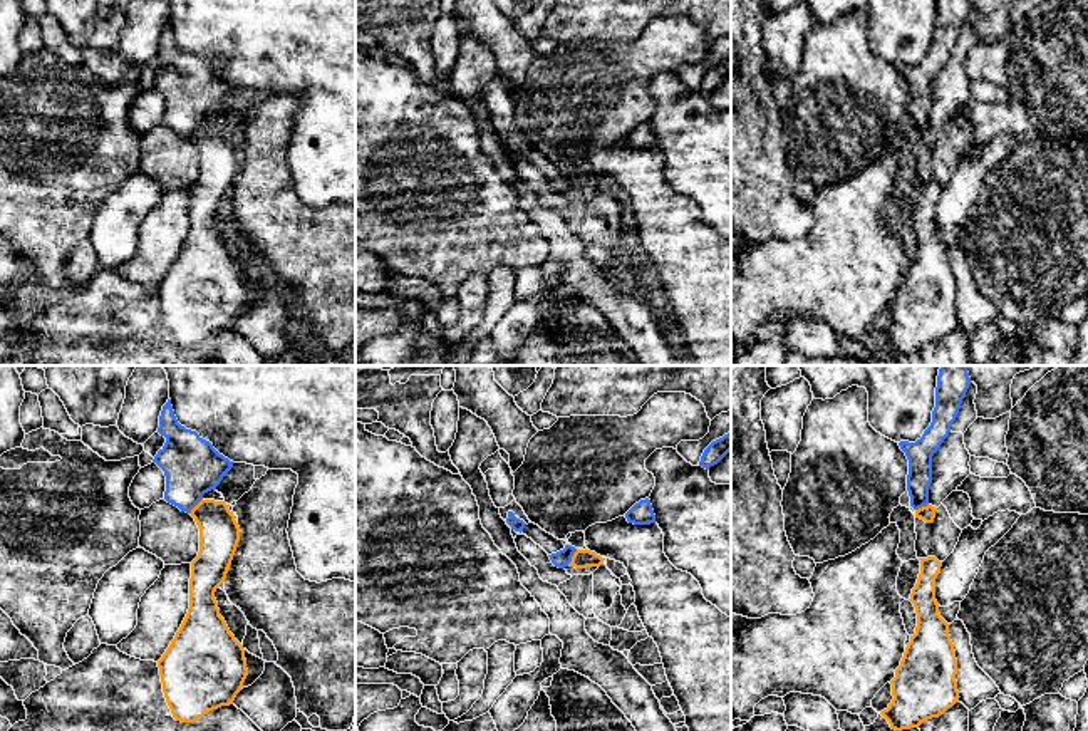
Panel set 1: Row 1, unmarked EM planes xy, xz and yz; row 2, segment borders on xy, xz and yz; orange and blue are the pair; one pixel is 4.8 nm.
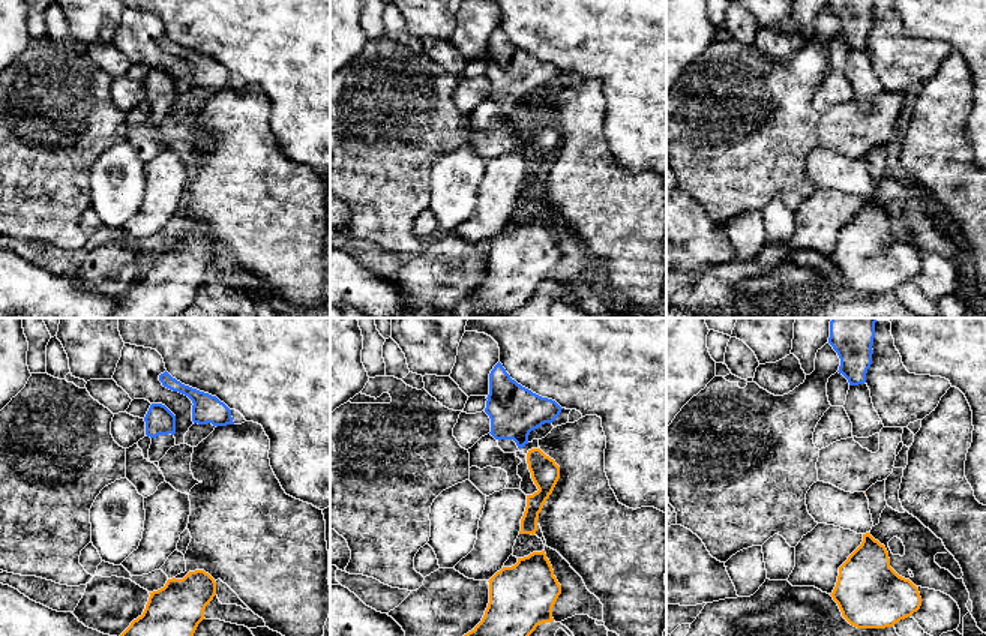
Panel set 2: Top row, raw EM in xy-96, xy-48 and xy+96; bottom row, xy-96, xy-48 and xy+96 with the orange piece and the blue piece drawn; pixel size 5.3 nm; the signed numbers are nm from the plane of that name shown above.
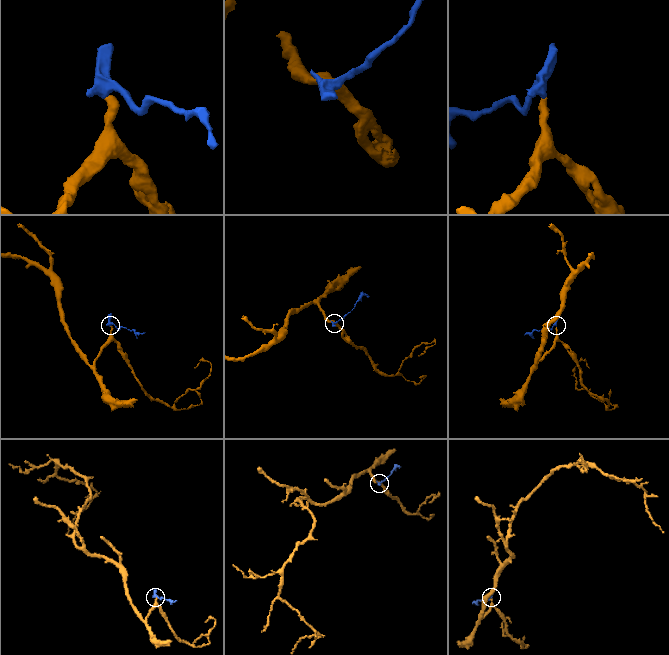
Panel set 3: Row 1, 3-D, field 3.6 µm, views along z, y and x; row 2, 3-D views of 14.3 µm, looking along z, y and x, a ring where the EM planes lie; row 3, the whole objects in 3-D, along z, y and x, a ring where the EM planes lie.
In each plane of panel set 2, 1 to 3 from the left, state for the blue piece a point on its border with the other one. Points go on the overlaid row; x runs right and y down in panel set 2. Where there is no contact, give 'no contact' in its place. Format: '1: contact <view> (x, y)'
1: no contact
2: no contact
3: no contact

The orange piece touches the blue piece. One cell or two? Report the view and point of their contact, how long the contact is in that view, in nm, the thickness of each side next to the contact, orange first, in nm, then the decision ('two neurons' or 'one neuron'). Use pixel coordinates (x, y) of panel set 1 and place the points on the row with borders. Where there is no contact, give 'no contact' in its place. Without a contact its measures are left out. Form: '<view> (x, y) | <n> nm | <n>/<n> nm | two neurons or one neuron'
xz (572, 559) | 90 nm | 90/80 nm | two neurons

